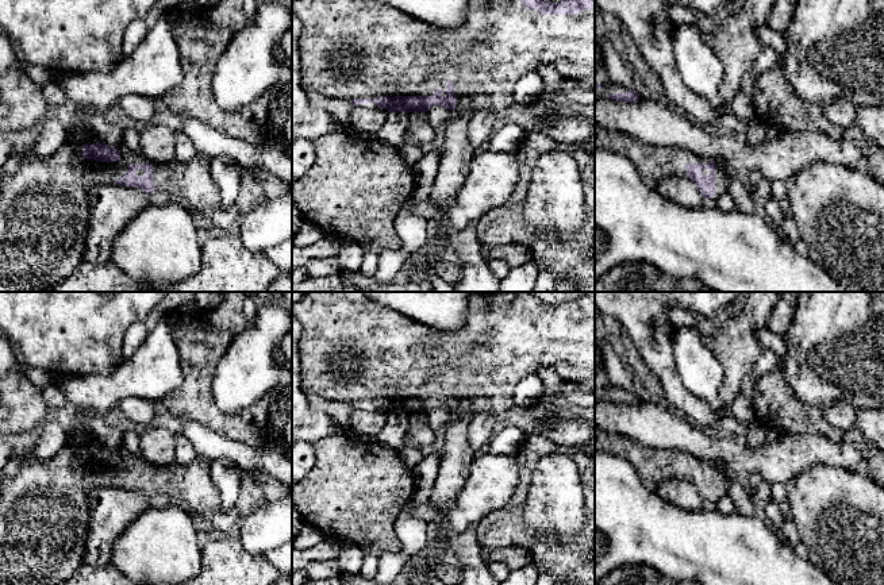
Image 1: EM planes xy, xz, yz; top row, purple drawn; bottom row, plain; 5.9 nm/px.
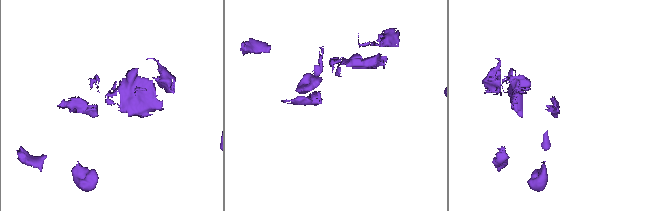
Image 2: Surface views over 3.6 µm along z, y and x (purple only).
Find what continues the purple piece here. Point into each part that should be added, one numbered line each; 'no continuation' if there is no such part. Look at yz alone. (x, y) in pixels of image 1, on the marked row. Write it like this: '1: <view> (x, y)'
1: yz (653, 162)

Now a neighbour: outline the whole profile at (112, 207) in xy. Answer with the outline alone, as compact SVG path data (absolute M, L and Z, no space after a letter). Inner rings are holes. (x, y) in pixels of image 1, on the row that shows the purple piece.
M100 184L91 189L91 213L82 262L111 262L112 242L118 234L149 205L141 188Z

